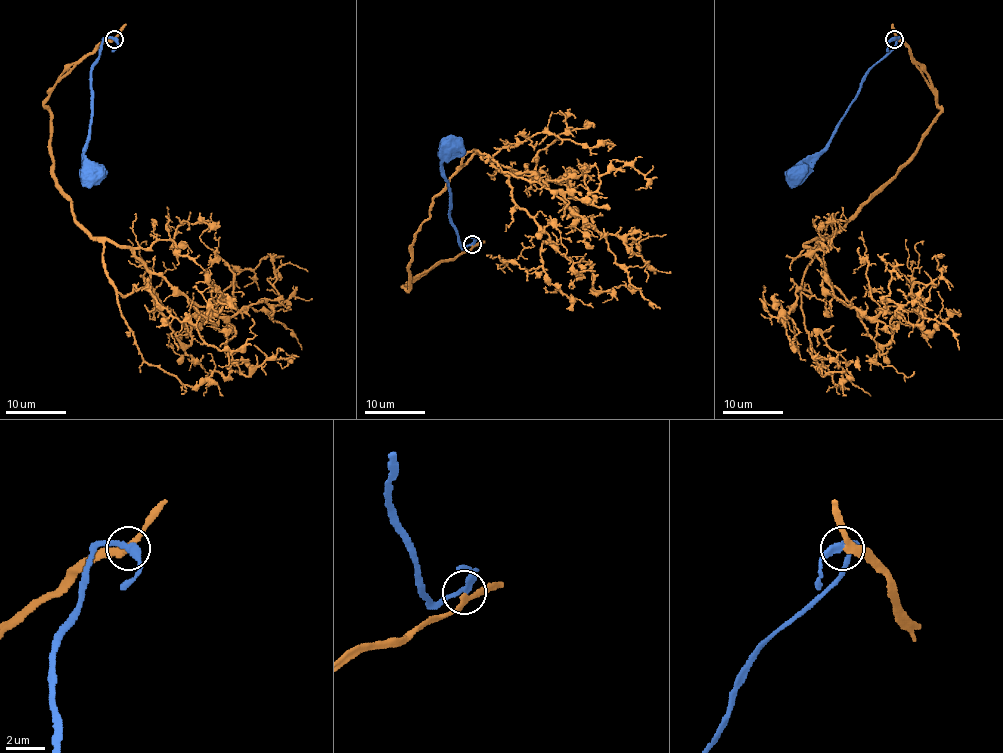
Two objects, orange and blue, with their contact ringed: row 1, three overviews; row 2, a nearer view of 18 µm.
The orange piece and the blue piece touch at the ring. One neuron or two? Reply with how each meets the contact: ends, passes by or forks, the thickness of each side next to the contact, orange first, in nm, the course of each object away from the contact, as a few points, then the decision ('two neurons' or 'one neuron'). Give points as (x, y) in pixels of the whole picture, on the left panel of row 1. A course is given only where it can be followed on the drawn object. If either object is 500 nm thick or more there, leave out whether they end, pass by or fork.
orange passes by | blue passes by | 240/280 nm | orange via (113, 39), (44, 104), (74, 220), (142, 263), (185, 344), (192, 317), (218, 320), (237, 273), (283, 257) | blue via (113, 39), (106, 37), (103, 41), (98, 60), (91, 68), (91, 125), (83, 166), (92, 177), (92, 174) | one neuron

